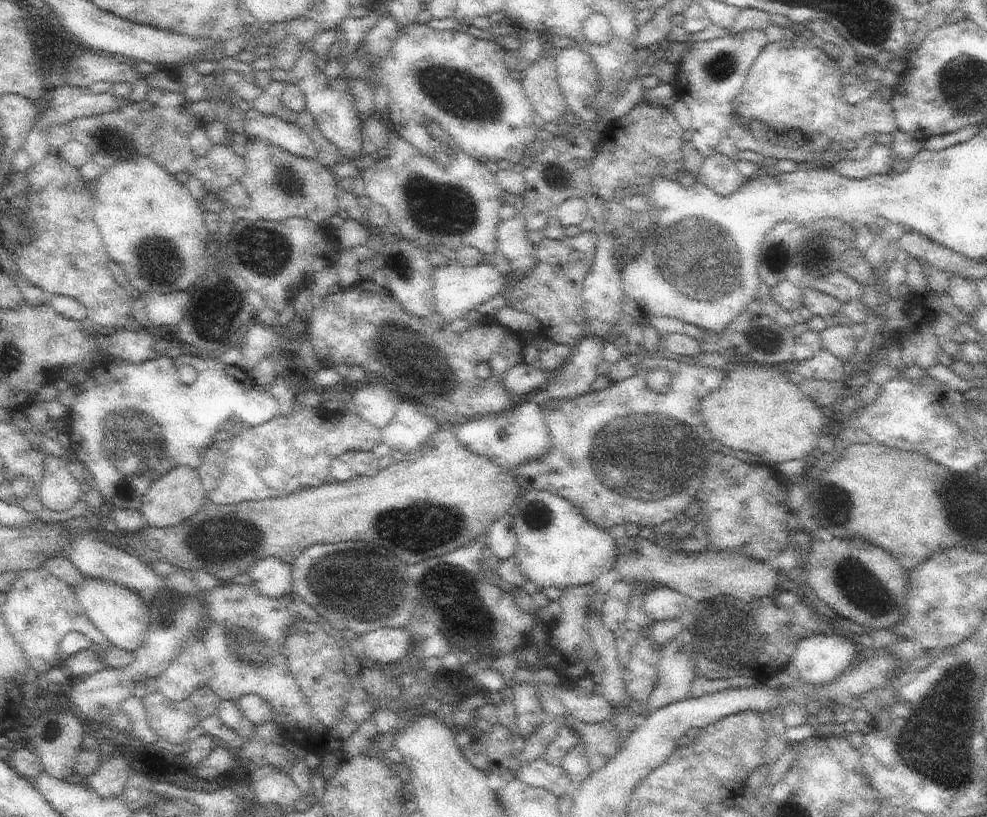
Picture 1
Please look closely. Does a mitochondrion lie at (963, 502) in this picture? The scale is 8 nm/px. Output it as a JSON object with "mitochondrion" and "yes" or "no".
{"mitochondrion":"yes"}

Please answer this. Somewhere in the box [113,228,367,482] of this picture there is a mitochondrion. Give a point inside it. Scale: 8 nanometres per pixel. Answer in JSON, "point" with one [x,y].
{"point":[155,259]}

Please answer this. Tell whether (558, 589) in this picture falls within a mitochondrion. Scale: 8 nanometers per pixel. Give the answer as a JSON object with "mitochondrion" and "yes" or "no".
{"mitochondrion":"no"}

